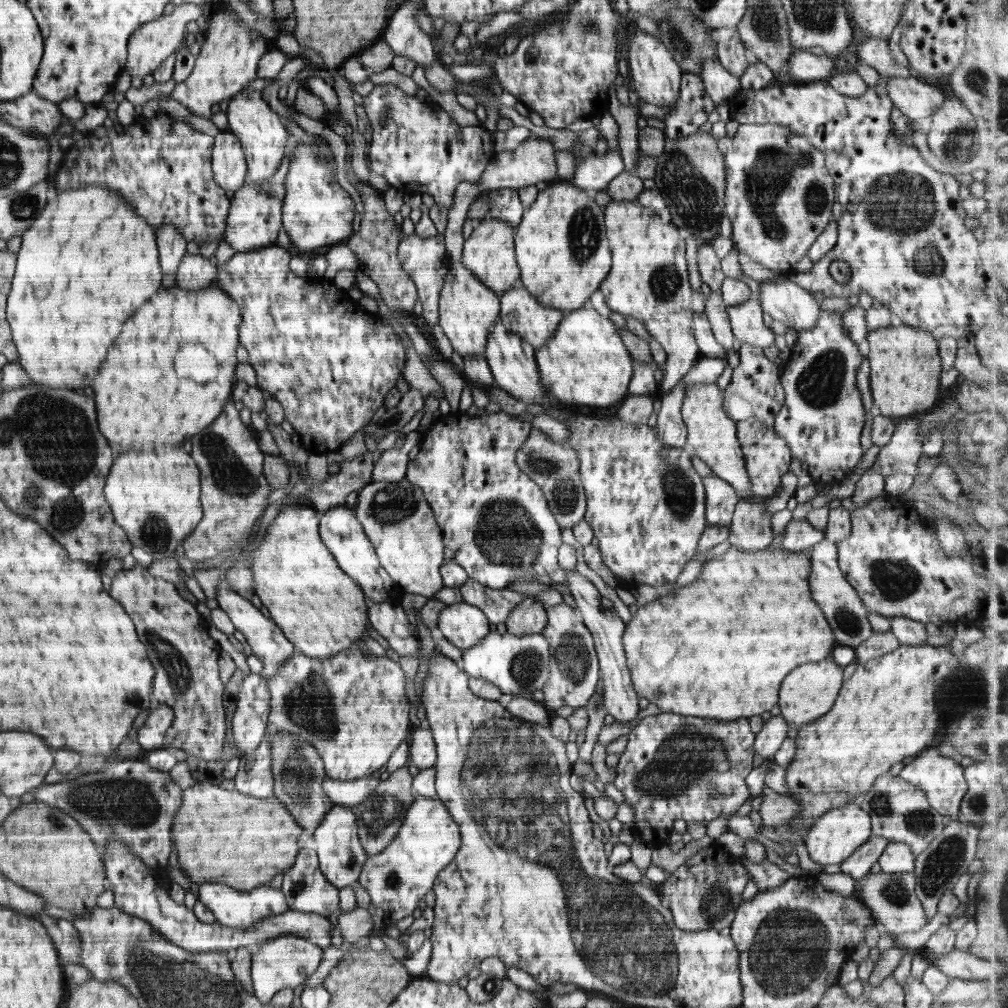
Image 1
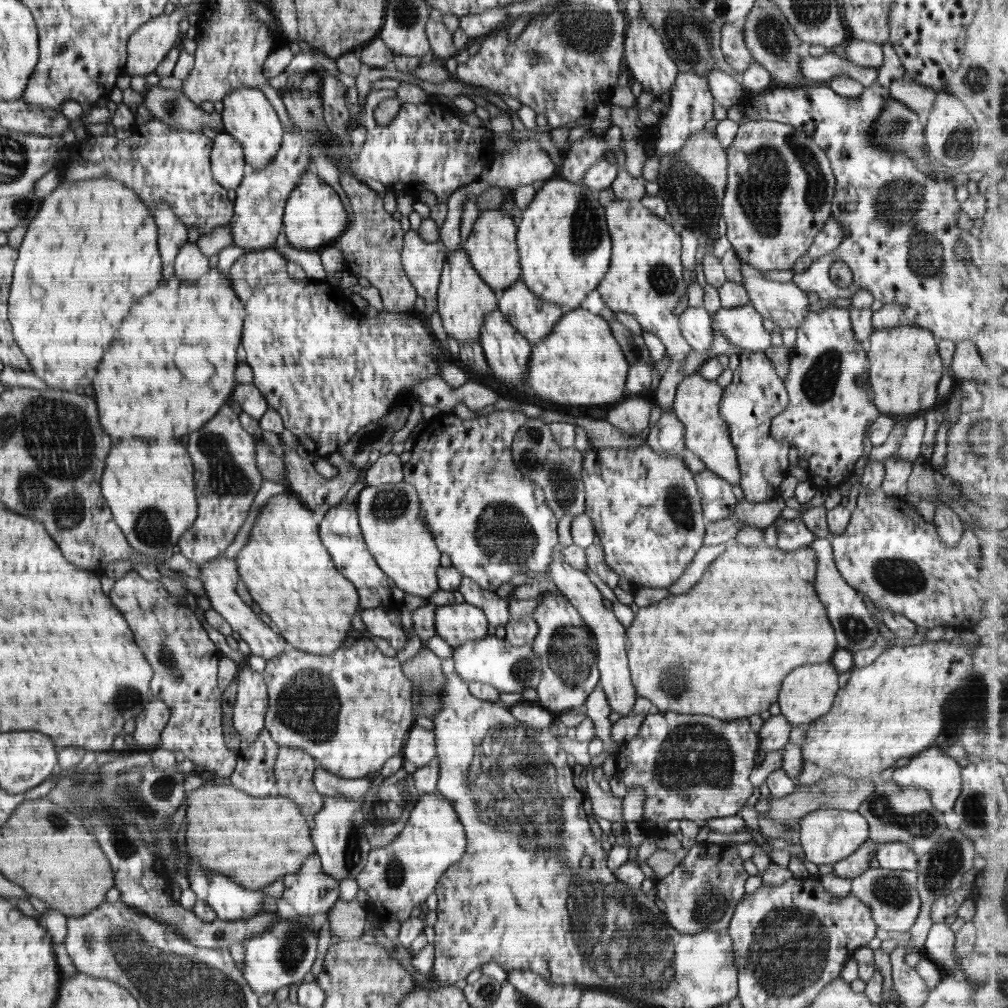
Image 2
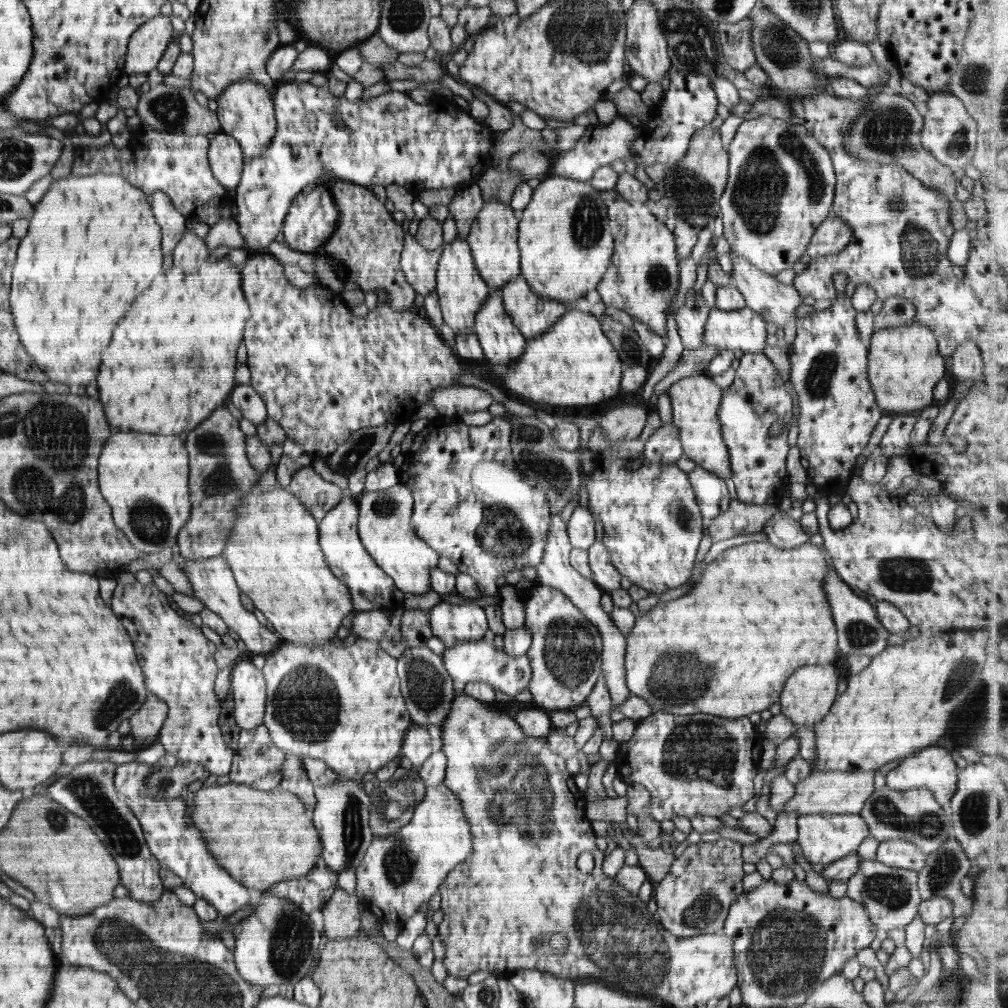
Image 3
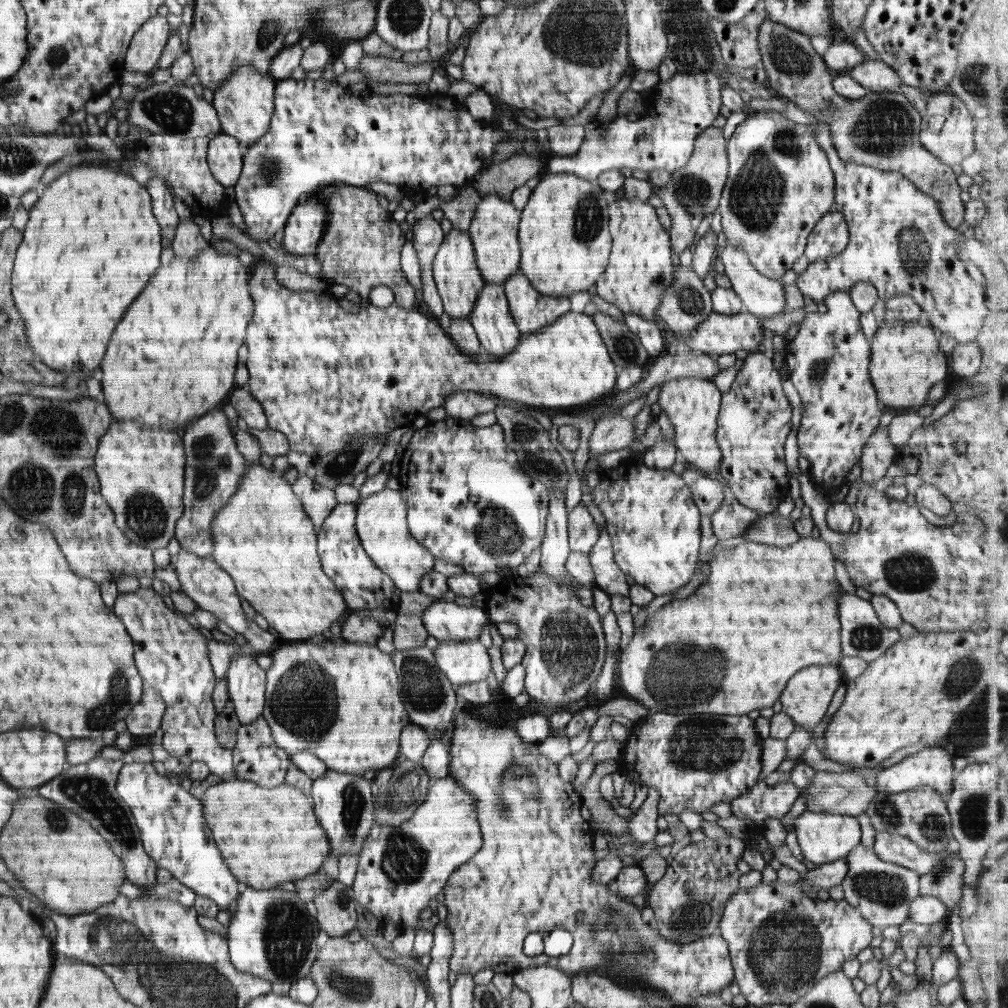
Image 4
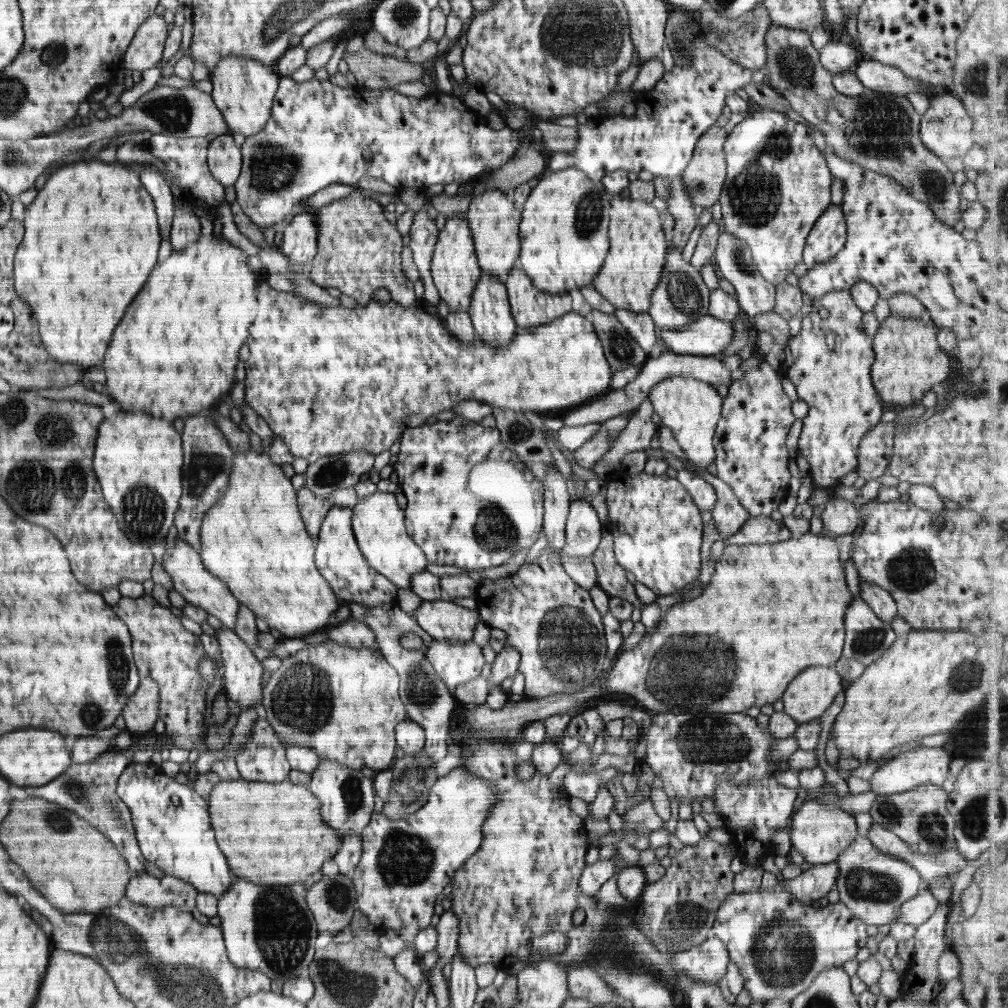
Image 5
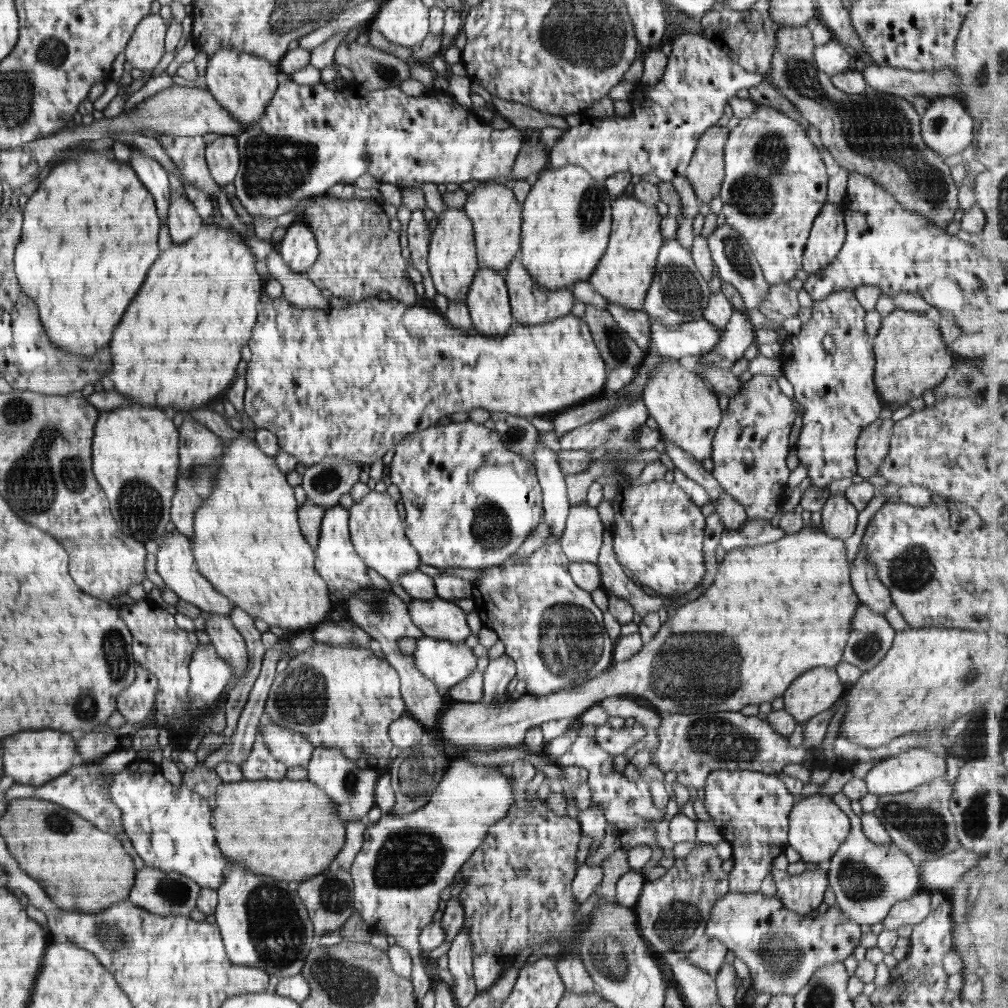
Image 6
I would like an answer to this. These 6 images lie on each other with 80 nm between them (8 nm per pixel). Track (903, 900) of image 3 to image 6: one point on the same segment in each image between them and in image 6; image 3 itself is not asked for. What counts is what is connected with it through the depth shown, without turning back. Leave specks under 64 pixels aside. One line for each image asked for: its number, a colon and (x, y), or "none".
4: (881, 891)
5: (873, 885)
6: (868, 879)

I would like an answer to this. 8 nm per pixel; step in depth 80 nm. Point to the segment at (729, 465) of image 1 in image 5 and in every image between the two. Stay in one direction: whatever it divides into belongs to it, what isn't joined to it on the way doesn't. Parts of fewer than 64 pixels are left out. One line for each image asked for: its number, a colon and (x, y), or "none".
2: (696, 405)
3: (695, 400)
4: (692, 404)
5: (691, 409)

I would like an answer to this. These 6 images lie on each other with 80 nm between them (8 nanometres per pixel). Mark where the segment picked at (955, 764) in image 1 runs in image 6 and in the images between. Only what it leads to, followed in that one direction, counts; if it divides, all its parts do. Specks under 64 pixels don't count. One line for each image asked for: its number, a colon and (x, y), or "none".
2: (933, 770)
3: (933, 768)
4: (933, 767)
5: (926, 765)
6: (902, 773)

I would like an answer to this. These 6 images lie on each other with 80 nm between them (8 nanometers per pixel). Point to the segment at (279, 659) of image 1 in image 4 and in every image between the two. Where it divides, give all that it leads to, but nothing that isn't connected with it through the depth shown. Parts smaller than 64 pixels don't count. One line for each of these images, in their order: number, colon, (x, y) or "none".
2: (219, 576)
3: (212, 581)
4: (211, 588)

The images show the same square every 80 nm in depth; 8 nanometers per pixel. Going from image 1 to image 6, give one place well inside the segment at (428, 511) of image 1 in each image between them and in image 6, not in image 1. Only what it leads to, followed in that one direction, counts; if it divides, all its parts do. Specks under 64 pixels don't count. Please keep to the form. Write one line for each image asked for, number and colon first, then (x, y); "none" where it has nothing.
2: (399, 539)
3: (385, 527)
4: (381, 520)
5: (378, 522)
6: (376, 531)

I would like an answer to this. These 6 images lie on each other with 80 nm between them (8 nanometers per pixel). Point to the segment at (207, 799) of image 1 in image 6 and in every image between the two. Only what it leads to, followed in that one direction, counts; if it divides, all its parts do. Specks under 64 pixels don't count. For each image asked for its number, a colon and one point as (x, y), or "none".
2: (255, 840)
3: (260, 837)
4: (267, 836)
5: (271, 834)
6: (285, 828)

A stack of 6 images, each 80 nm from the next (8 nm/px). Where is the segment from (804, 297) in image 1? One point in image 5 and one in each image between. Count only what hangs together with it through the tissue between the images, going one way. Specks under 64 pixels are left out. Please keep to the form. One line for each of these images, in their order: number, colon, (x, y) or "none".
2: (784, 303)
3: (776, 302)
4: (760, 296)
5: (756, 296)

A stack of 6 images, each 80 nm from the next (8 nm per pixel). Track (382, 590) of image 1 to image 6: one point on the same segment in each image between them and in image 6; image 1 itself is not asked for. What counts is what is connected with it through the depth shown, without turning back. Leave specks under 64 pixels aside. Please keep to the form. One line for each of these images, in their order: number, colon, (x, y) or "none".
2: (339, 530)
3: (371, 588)
4: (362, 584)
5: (338, 558)
6: (344, 571)

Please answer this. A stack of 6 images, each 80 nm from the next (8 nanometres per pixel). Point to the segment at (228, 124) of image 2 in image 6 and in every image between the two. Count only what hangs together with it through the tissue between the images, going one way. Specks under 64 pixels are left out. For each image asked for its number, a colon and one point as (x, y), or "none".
3: (245, 109)
4: (244, 102)
5: (244, 89)
6: (242, 83)

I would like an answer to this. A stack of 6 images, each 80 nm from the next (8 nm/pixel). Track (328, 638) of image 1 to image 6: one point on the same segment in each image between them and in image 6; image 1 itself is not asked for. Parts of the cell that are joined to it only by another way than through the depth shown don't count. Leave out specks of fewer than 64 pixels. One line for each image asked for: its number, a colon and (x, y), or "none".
2: (289, 573)
3: (273, 550)
4: (262, 538)
5: (253, 538)
6: (247, 541)

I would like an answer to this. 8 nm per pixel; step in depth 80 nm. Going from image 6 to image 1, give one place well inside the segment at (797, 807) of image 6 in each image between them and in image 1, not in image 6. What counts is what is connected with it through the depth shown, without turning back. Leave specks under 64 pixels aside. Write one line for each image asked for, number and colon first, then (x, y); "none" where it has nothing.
1: (832, 838)
2: (827, 836)
3: (824, 838)
4: (823, 838)
5: (820, 833)

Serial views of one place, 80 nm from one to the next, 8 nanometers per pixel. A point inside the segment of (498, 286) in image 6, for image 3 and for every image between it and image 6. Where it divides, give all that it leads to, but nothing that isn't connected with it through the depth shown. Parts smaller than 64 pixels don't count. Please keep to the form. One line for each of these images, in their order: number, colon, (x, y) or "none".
3: (502, 343)
4: (491, 319)
5: (490, 313)

